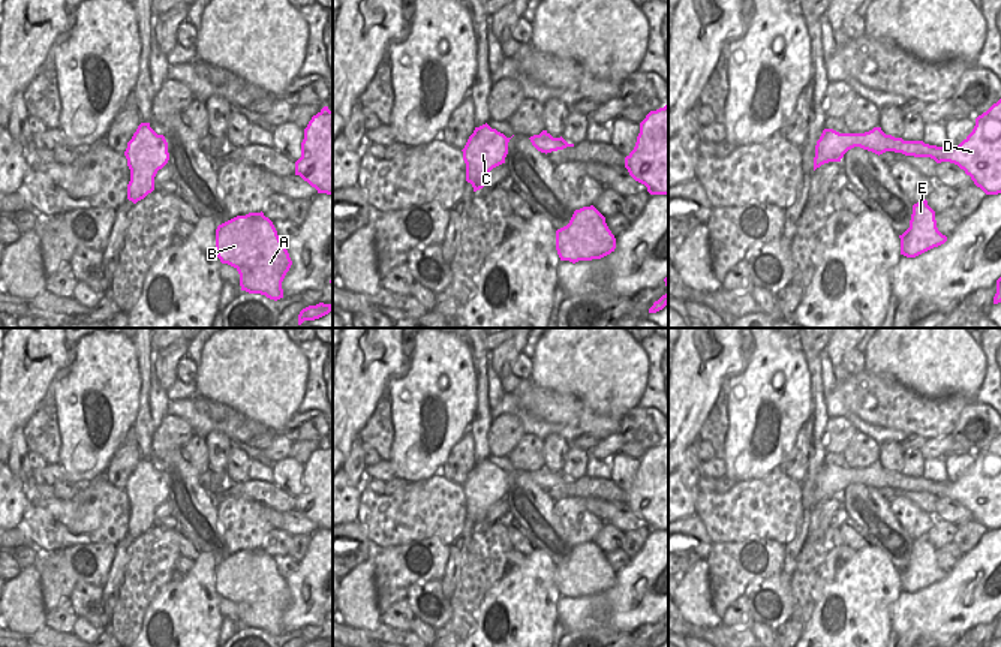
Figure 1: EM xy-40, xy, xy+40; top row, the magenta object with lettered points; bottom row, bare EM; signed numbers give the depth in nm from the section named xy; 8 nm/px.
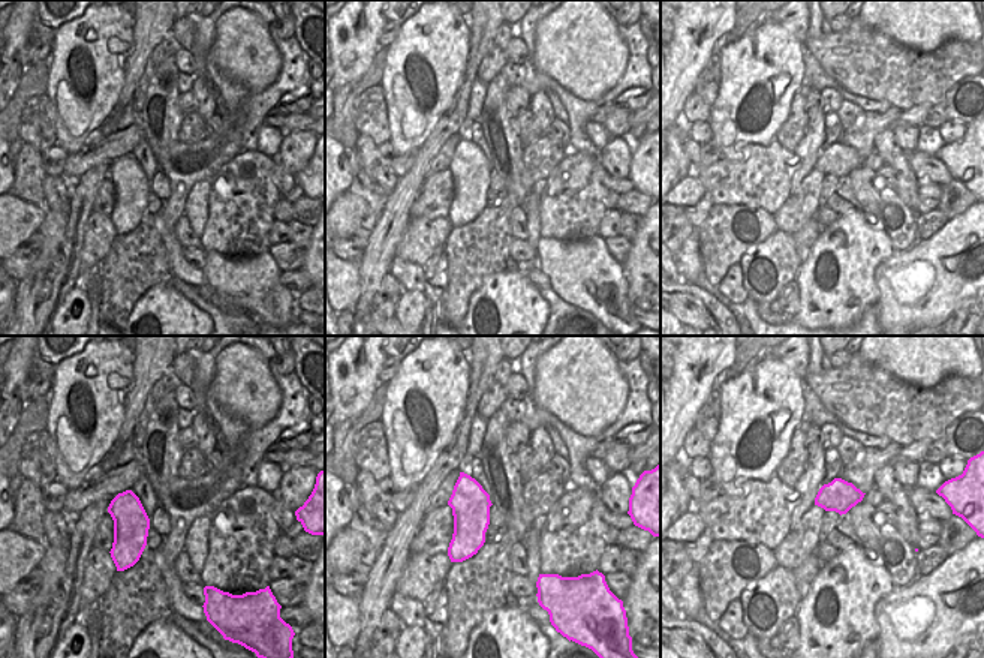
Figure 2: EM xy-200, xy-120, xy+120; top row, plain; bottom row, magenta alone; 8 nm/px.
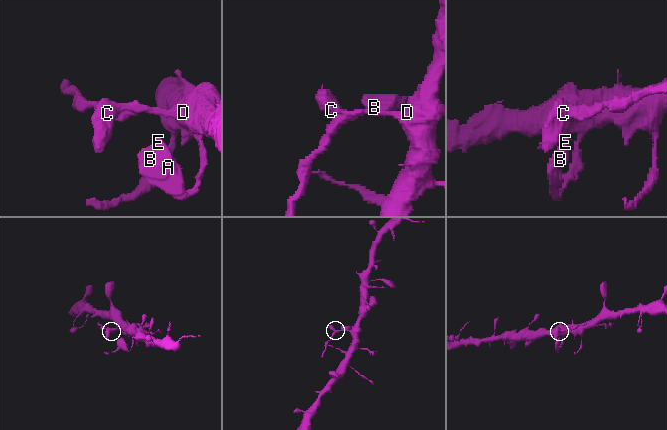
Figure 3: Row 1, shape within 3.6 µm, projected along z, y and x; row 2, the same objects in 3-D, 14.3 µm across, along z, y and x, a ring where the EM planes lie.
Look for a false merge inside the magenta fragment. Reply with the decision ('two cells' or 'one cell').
two cells

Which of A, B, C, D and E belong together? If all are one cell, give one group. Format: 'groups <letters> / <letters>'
groups A B D E / C

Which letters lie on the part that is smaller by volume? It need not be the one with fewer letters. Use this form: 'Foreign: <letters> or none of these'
Foreign: C

